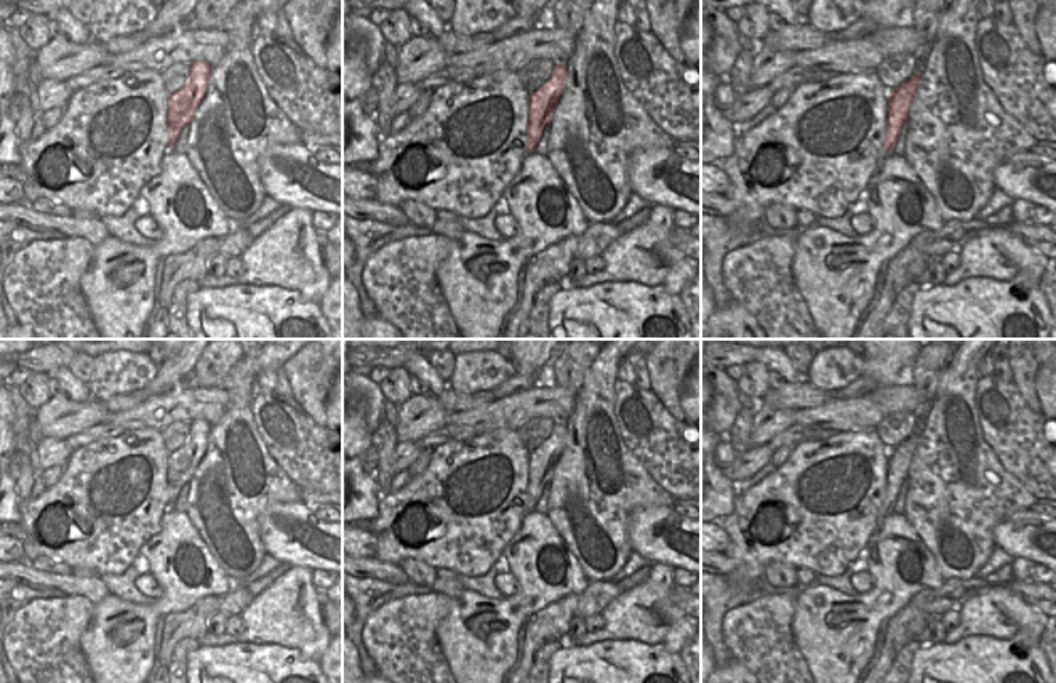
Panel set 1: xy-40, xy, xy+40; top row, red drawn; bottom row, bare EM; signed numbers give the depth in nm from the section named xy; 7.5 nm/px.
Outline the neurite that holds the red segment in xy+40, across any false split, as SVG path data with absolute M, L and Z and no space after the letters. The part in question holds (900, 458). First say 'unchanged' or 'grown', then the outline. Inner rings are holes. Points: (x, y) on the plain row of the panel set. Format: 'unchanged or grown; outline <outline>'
grown; outline M920 427L915 430L914 435L910 435L899 446L890 451L888 477L885 480L885 497L883 505L878 512L878 525L886 515L893 512L901 486L906 480L909 480L909 465L918 441Z

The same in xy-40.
unchanged; outline M198 417L190 421L190 432L186 443L168 457L168 505L178 497L181 488L189 485L200 461L205 456L211 425Z

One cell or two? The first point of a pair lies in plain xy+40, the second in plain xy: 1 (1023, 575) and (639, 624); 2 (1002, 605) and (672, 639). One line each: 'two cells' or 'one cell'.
1: one cell
2: one cell

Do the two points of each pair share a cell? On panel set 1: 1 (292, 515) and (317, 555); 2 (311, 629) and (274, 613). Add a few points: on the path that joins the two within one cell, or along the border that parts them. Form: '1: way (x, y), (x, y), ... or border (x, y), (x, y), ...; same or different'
1: way (285, 528), (290, 533), (290, 539), (304, 547); same
2: way (301, 626), (288, 613), (284, 613); same

